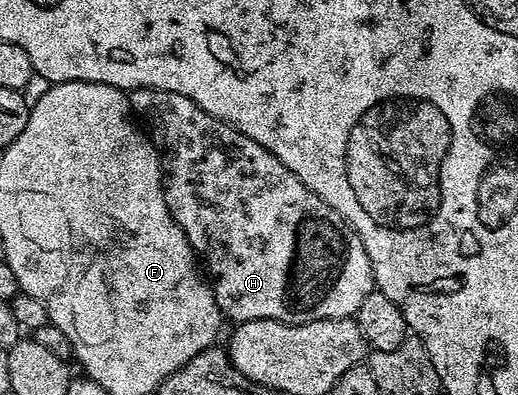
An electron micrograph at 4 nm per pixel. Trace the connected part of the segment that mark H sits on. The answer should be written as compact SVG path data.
M131 89L128 96L131 110L148 130L162 158L168 211L204 262L223 318L231 317L234 323L268 319L303 325L305 321L353 318L357 314L360 303L375 292L374 272L360 235L340 214L332 211L320 195L308 191L272 151L260 147L256 139L248 139L236 127L208 115L188 95L163 89Z

